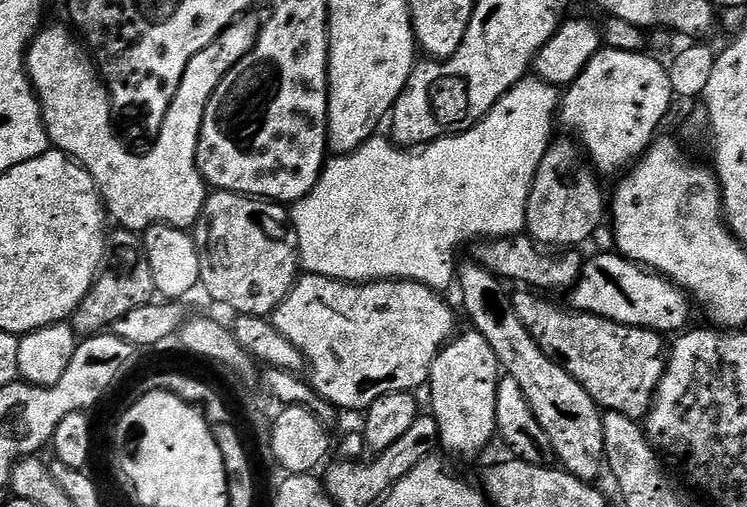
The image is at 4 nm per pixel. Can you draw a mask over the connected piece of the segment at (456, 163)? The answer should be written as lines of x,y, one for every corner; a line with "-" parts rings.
525,78
473,128
456,136
441,136
434,142
411,148
397,146
377,134
352,152
333,155
325,163
312,192
290,208
290,227
303,271
349,282
413,280
433,290
444,290
453,283
452,251
463,236
495,238
525,231
532,180
553,139
552,120
554,124
557,110
557,89
539,78

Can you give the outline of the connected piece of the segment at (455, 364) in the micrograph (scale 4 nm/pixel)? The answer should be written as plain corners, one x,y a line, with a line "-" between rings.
475,330
453,335
434,357
426,392
432,395
430,414
438,426
439,447
456,456
472,456
480,452
496,431
496,387
502,379
502,369
490,342

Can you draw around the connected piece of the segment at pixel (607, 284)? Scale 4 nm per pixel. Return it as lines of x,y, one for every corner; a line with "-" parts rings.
609,252
594,257
581,272
579,269
570,292
571,307
575,311
588,312
591,316
601,316
631,328
648,328
651,332
661,334
676,334
689,327
690,300
681,288
663,276

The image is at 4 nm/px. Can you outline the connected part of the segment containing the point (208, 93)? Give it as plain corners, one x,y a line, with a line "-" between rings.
256,14
237,16
197,56
190,58
176,83
170,106
162,113
160,137
148,156
135,156
132,150
120,152
109,113
96,112
96,91
101,91
102,81
81,41
67,27
41,27
32,37
24,66
40,101
51,147
71,156
87,170
100,191
107,215
111,219
113,216
121,229
140,234
155,224
168,224
188,230
199,220
210,195
209,185
196,168
202,118
218,82
256,44
262,20
252,15

